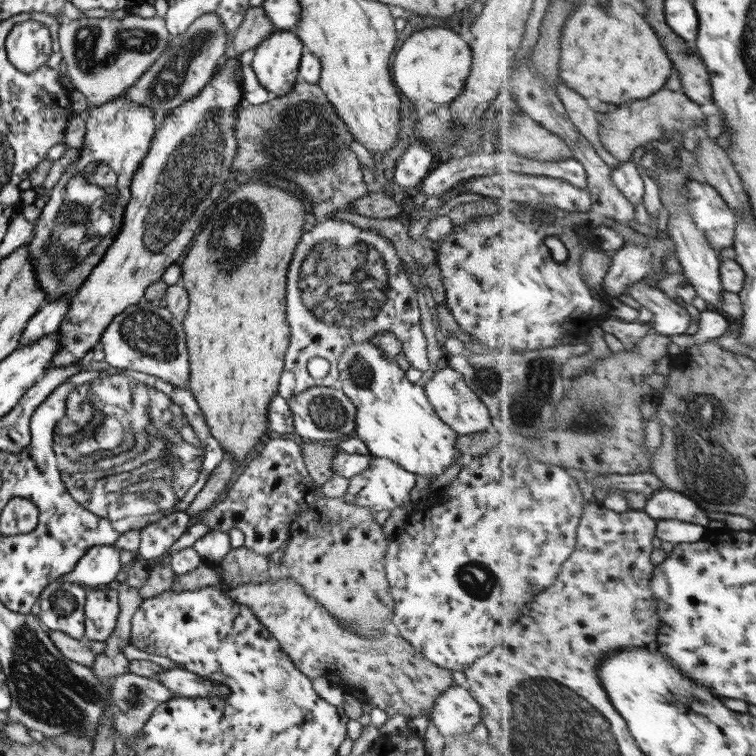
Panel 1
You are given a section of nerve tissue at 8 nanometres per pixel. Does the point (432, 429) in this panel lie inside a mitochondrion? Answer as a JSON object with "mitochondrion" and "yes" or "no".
{"mitochondrion":"no"}

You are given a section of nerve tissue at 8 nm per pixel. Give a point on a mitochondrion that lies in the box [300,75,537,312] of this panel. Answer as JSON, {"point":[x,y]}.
{"point":[515,129]}

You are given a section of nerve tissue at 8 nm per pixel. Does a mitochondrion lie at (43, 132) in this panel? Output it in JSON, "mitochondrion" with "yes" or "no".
{"mitochondrion":"no"}

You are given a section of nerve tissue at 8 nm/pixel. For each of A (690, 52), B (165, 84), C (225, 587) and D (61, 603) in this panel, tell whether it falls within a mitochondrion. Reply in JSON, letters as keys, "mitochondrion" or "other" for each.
{"A":"other","B":"mitochondrion","C":"other","D":"mitochondrion"}

